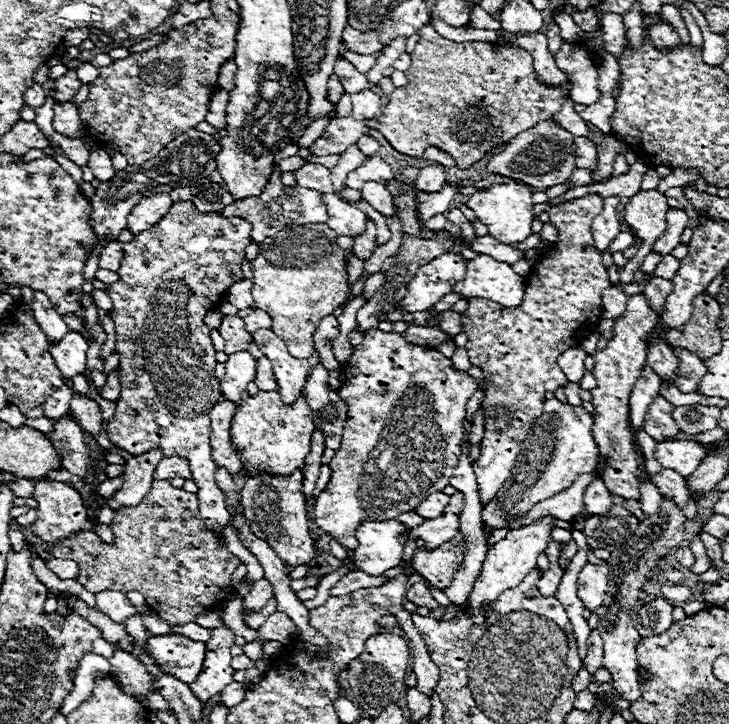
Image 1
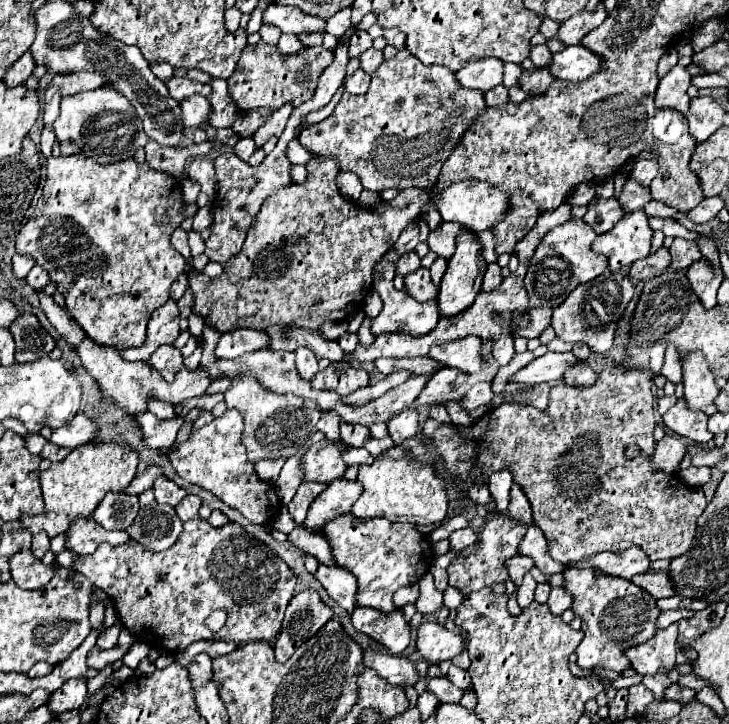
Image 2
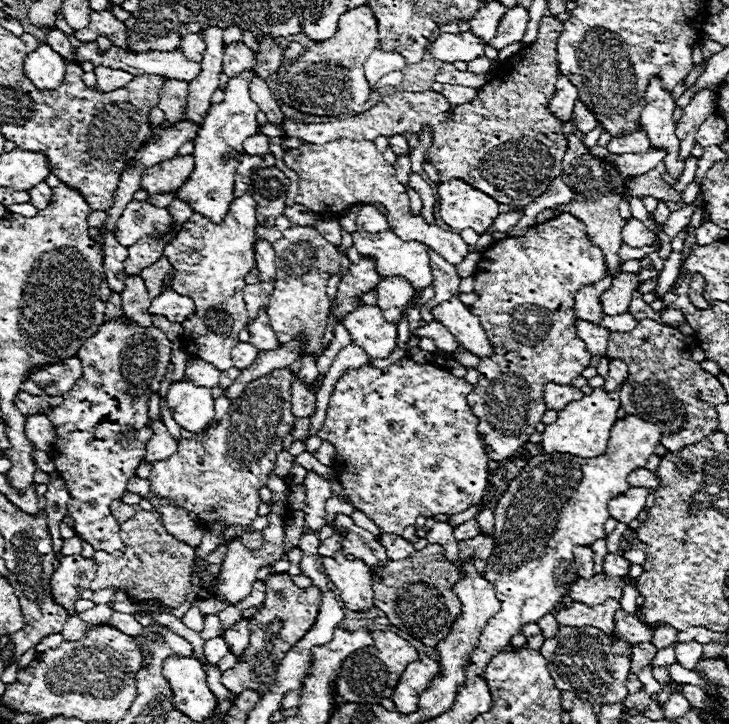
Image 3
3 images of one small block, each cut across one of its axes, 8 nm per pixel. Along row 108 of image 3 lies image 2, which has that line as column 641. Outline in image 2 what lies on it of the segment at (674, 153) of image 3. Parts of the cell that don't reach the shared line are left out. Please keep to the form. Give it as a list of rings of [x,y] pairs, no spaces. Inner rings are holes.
[[[672,624],[664,630],[656,630],[654,638],[646,640],[644,644],[628,648],[626,658],[630,668],[634,668],[638,674],[656,674],[662,666],[672,670],[676,658],[676,636],[678,624]]]

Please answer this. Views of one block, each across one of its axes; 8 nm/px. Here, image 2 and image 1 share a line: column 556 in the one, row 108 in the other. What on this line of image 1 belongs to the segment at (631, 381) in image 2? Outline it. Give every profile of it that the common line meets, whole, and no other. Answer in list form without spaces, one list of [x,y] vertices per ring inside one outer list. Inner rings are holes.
[[[426,24],[418,34],[420,42],[412,52],[412,66],[406,72],[408,84],[392,92],[388,104],[382,108],[382,116],[378,118],[378,132],[396,152],[404,156],[422,158],[426,148],[436,146],[448,152],[460,170],[468,170],[494,148],[506,146],[520,132],[532,128],[540,120],[554,118],[564,100],[570,96],[570,80],[566,80],[562,86],[546,86],[534,72],[532,56],[520,48],[488,42],[458,44],[442,38],[430,24]]]

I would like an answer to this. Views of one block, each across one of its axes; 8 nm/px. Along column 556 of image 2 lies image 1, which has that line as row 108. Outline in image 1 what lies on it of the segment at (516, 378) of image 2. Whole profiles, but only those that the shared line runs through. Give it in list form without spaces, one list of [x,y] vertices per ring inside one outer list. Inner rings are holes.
[[[362,90],[362,92],[354,92],[350,94],[352,98],[352,116],[356,120],[374,120],[380,116],[380,108],[382,108],[382,98],[376,90]]]

